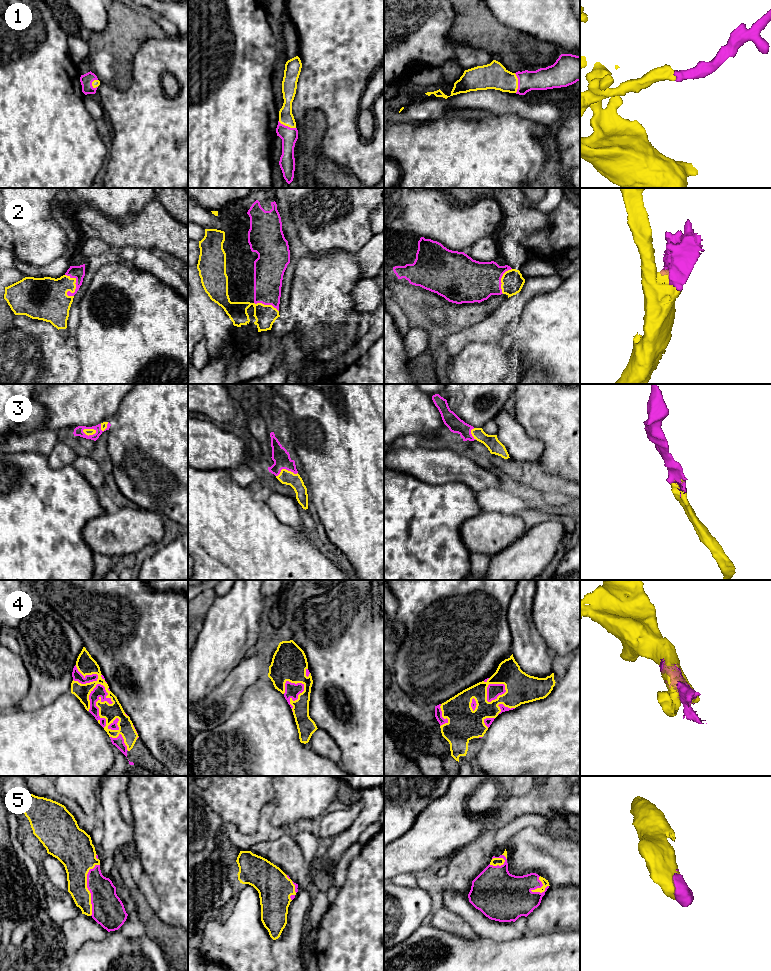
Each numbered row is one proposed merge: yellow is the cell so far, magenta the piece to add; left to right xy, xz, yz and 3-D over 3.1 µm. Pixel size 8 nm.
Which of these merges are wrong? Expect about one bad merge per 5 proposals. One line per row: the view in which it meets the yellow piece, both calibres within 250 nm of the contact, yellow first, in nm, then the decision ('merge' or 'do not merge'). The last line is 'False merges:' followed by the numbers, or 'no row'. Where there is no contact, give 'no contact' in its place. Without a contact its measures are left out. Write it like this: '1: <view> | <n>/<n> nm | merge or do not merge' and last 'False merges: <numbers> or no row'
1: yz | 200/180 nm | merge
2: xy | 340/110 nm | merge
3: xy | 50/80 nm | merge
4: xy | 140/100 nm | merge
5: xy | 240/260 nm | merge
False merges: no row

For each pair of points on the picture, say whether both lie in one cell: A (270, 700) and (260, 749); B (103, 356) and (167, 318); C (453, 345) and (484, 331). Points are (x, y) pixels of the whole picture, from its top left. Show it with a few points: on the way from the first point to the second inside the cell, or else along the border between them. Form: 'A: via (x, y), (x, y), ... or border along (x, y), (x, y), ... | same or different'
A: via (264, 712), (264, 726), (261, 737) | same
B: via (119, 356), (125, 356), (143, 338), (151, 334) | same
C: via (461, 338), (476, 332) | same

